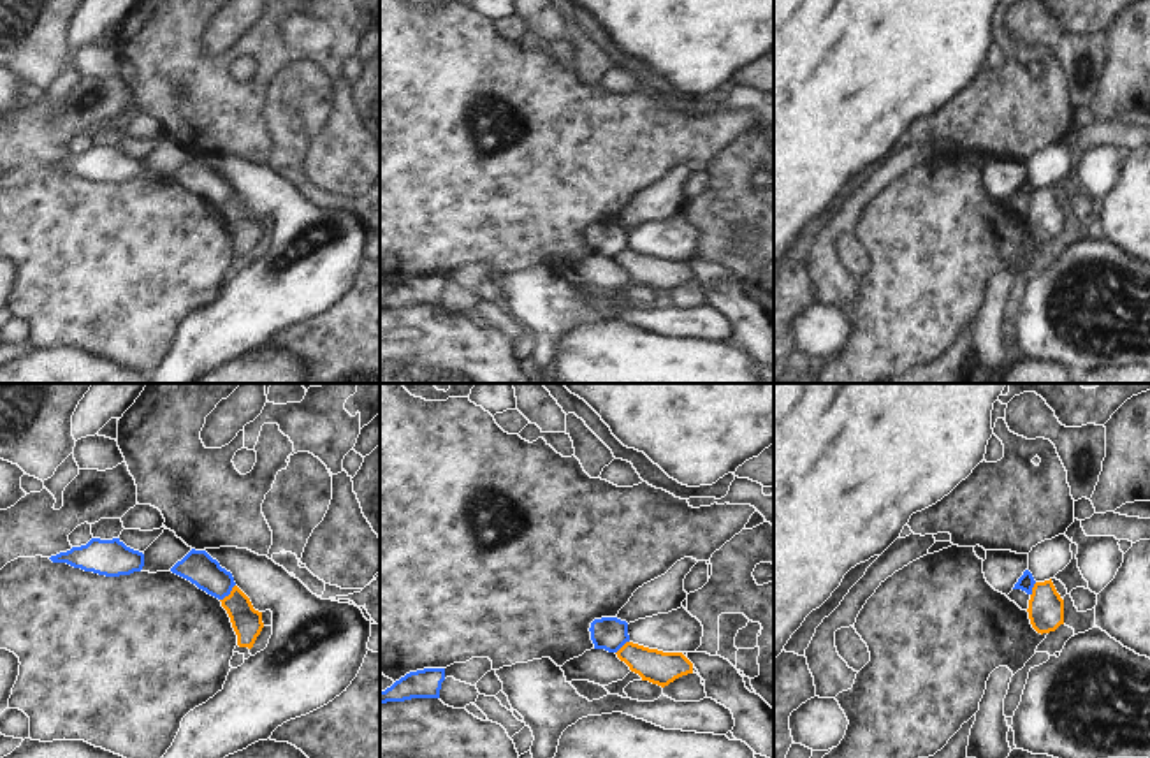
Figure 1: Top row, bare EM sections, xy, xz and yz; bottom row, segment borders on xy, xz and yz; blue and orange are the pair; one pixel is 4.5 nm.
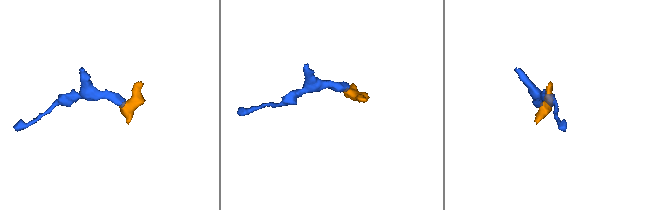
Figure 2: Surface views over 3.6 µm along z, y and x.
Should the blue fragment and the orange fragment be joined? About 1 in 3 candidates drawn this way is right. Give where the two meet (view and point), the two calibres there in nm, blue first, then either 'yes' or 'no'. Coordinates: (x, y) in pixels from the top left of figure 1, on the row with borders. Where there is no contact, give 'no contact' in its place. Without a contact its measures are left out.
xy (229, 593) | 150/140 nm | no

